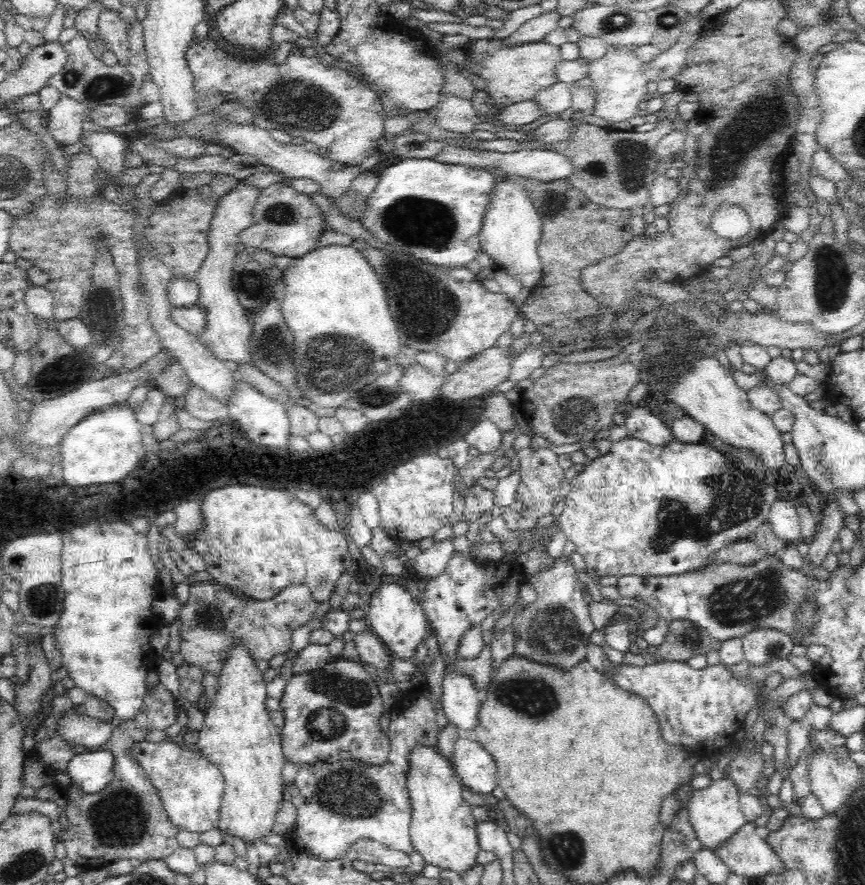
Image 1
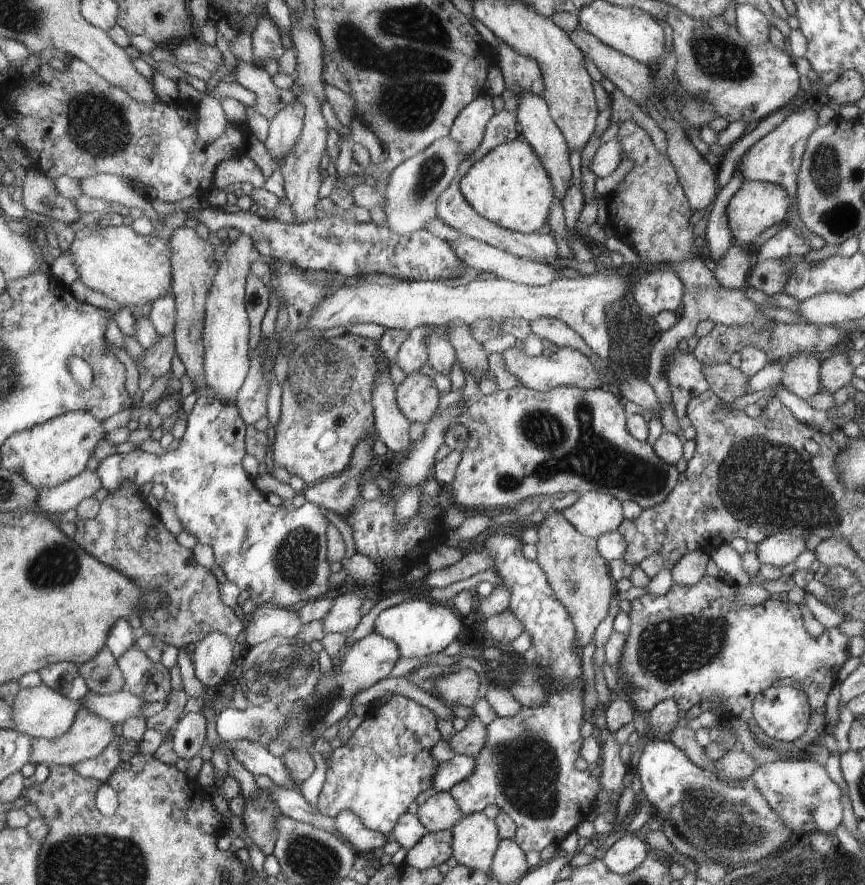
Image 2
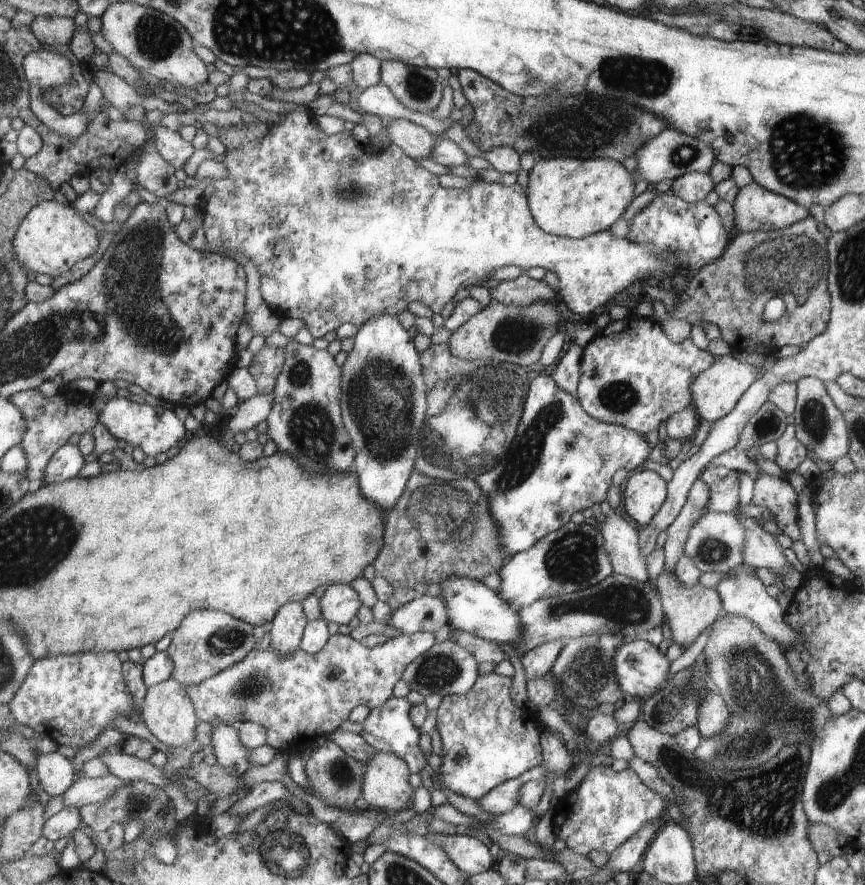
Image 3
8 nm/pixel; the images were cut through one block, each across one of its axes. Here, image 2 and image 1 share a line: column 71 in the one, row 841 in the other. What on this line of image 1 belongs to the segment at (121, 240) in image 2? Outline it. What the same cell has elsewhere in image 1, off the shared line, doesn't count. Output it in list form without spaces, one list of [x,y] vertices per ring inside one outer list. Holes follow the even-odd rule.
[[[235,641],[228,646],[227,652],[224,653],[222,668],[217,674],[216,696],[212,706],[204,712],[206,719],[199,732],[199,740],[196,742],[200,749],[199,754],[212,762],[224,777],[225,785],[219,810],[218,830],[222,834],[226,832],[244,840],[246,846],[260,844],[257,839],[272,833],[276,813],[281,808],[285,790],[282,770],[286,761],[281,743],[281,730],[273,724],[267,712],[267,683],[262,678],[262,672],[256,667],[256,661],[244,641]]]

